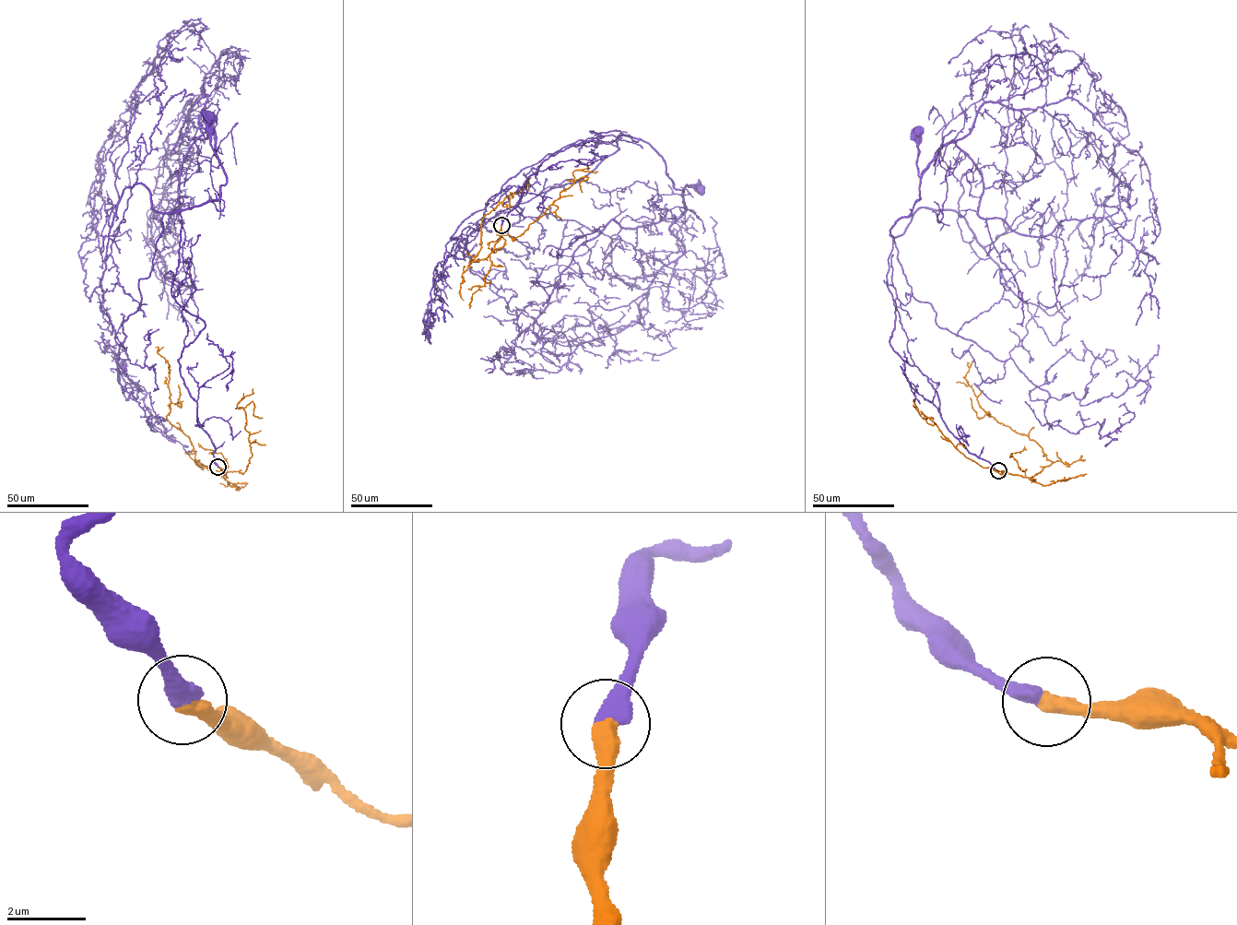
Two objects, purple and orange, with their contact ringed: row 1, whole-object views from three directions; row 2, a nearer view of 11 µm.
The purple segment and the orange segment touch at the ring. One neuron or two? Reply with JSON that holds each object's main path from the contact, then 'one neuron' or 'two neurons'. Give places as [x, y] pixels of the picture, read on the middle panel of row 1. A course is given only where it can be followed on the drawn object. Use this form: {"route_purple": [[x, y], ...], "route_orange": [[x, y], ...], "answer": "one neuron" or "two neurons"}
{"route_purple": [[500, 225], [549, 156], [603, 136], [590, 131], [620, 131], [644, 141], [662, 157], [676, 189], [700, 187]], "route_orange": [[500, 225], [494, 249], [484, 259], [468, 266], [480, 249], [483, 217], [511, 194], [527, 185], [524, 184]], "answer": "one neuron"}

